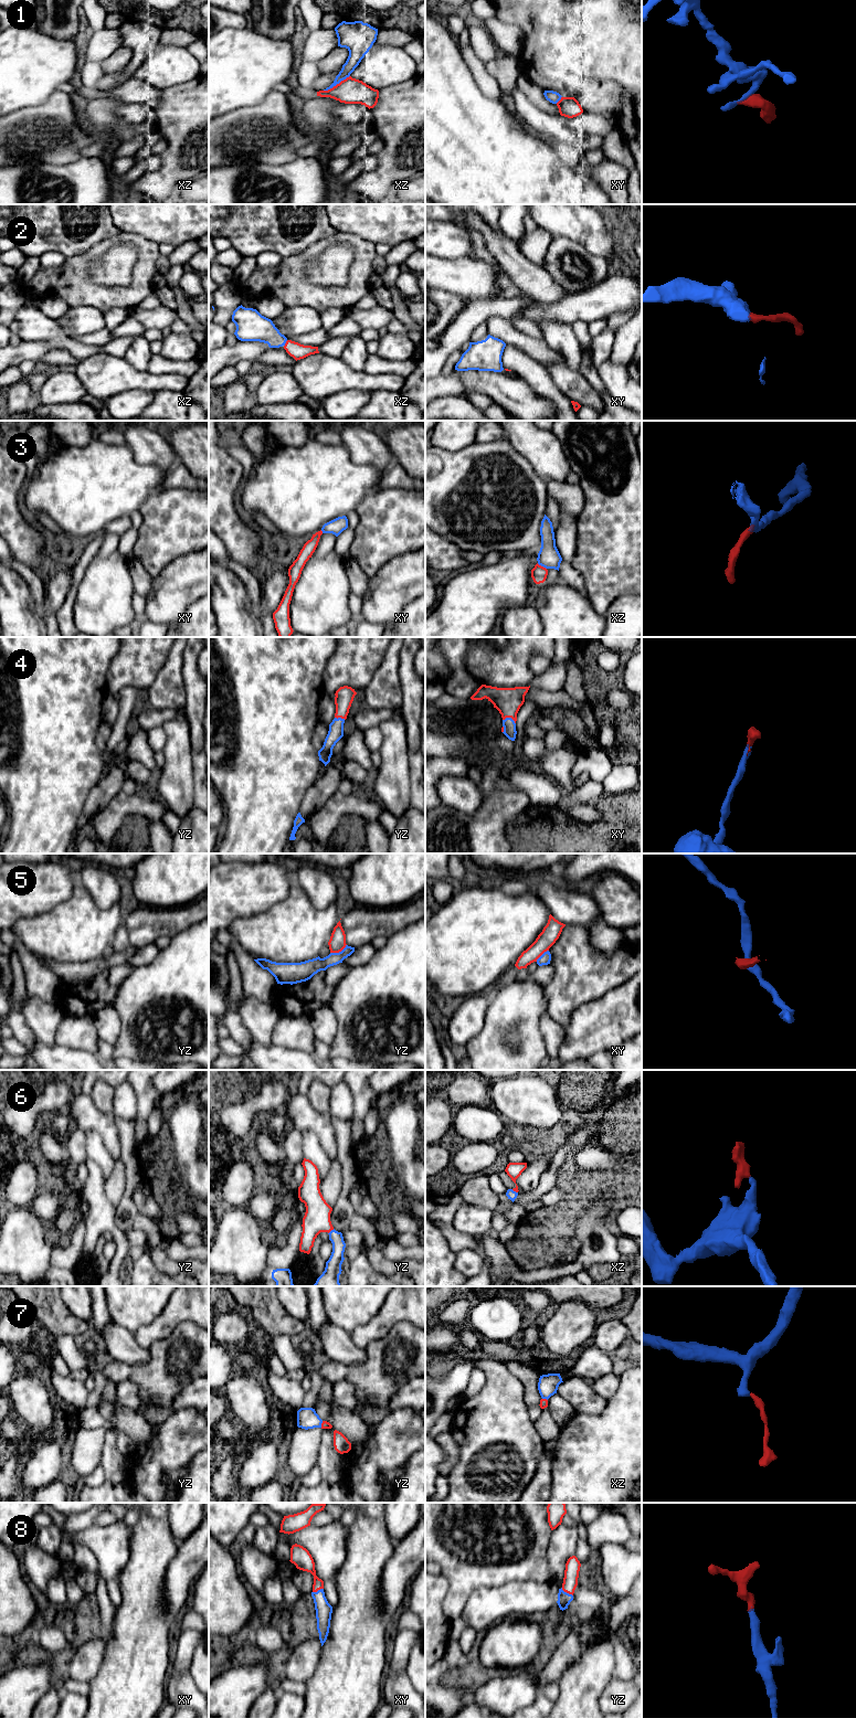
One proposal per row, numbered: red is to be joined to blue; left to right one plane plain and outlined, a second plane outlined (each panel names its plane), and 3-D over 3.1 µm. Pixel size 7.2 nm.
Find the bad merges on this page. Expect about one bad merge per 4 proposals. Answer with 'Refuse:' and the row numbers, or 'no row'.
Refuse: 1, 3, 5

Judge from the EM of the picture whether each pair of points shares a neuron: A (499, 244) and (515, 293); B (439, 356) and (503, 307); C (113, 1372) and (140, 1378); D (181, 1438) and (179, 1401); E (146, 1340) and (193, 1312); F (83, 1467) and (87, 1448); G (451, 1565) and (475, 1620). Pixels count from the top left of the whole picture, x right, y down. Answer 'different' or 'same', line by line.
A: different
B: same
C: same
D: different
E: same
F: same
G: different

